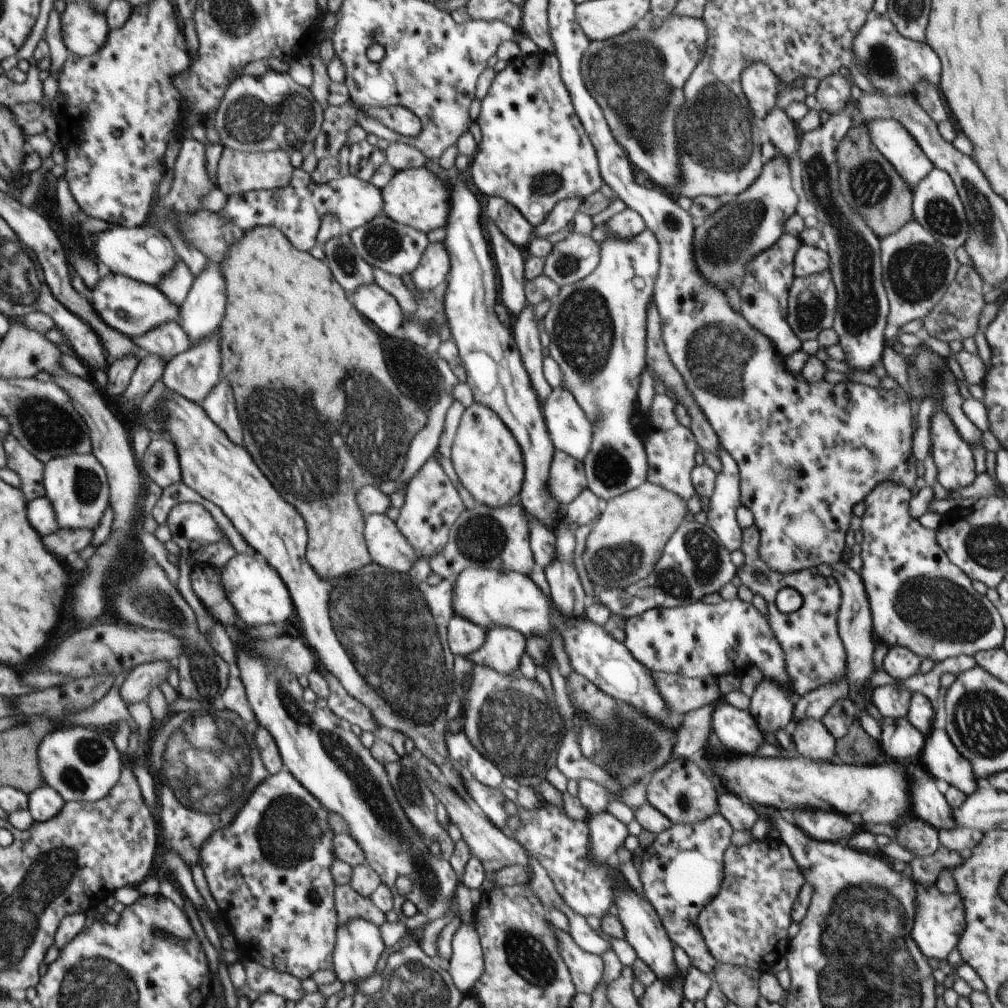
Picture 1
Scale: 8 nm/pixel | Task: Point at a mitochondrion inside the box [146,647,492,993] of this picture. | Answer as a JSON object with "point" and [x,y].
{"point":[208,753]}

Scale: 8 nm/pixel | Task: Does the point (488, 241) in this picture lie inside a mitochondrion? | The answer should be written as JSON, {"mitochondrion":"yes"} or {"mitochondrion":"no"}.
{"mitochondrion":"no"}

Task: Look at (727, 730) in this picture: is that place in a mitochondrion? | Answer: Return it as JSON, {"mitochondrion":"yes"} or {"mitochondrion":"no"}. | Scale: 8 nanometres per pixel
{"mitochondrion":"no"}

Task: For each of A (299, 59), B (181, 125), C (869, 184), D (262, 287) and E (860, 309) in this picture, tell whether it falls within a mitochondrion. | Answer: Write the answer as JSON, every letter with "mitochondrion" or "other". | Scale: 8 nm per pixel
{"A":"other","B":"other","C":"mitochondrion","D":"other","E":"mitochondrion"}

